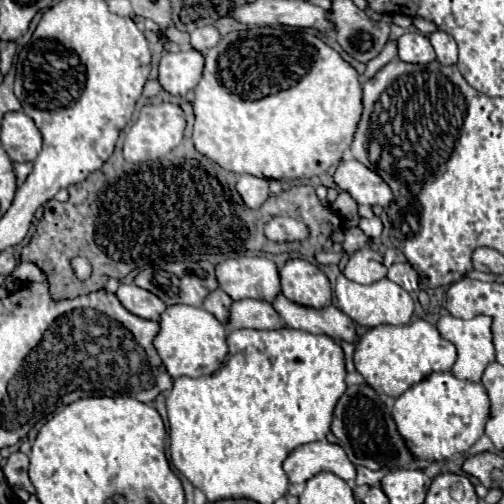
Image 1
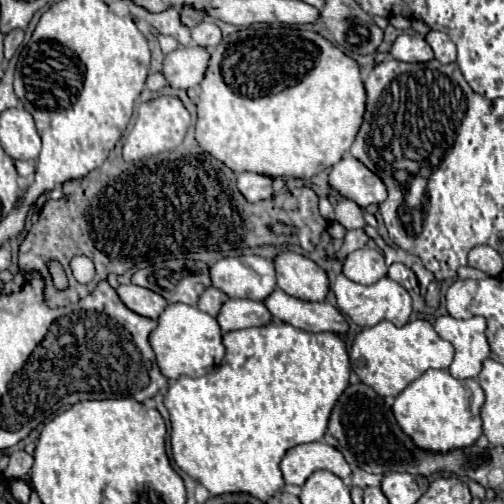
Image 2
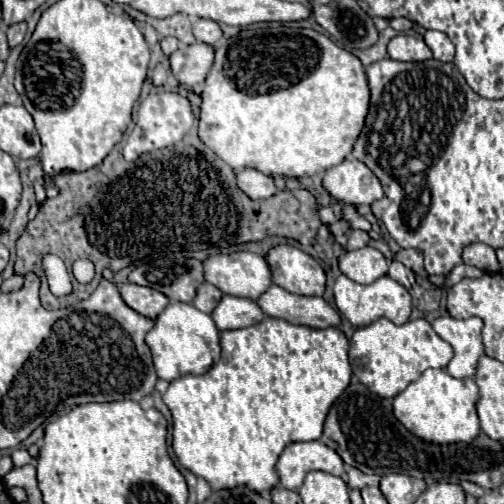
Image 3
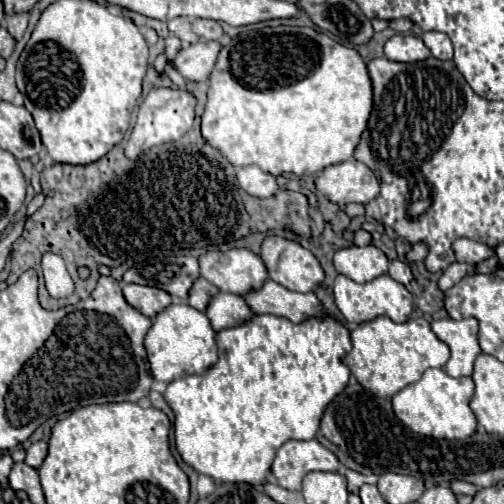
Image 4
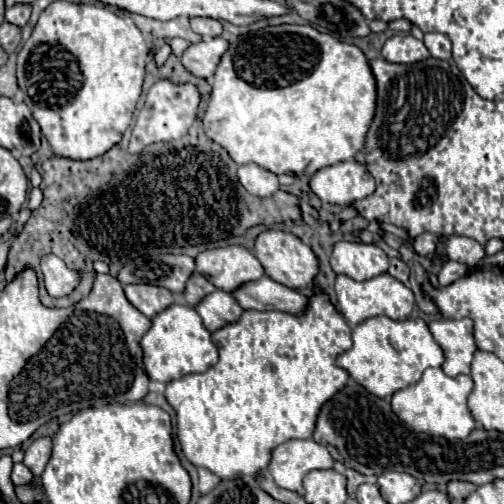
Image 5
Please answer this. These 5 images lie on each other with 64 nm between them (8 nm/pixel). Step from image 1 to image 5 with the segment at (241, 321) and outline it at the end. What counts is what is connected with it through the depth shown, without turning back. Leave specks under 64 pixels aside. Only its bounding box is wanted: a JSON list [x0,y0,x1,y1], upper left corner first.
[196,290,244,332]

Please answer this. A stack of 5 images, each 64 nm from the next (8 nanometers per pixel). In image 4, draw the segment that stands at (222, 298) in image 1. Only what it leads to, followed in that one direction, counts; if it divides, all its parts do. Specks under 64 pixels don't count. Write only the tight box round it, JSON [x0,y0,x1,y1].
[188,278,218,310]

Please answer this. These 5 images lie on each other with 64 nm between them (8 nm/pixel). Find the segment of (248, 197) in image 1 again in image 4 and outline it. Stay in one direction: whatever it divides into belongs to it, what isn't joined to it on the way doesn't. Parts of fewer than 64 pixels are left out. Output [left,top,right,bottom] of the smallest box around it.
[236,166,278,198]

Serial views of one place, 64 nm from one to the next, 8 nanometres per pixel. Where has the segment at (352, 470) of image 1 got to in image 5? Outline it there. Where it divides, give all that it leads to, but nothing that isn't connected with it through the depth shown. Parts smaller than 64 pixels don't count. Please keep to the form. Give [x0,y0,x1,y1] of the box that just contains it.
[268,440,334,494]

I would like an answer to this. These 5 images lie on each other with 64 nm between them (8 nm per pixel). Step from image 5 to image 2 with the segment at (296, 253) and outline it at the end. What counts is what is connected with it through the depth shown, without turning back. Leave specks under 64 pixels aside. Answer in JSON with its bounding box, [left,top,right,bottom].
[274,252,328,302]

